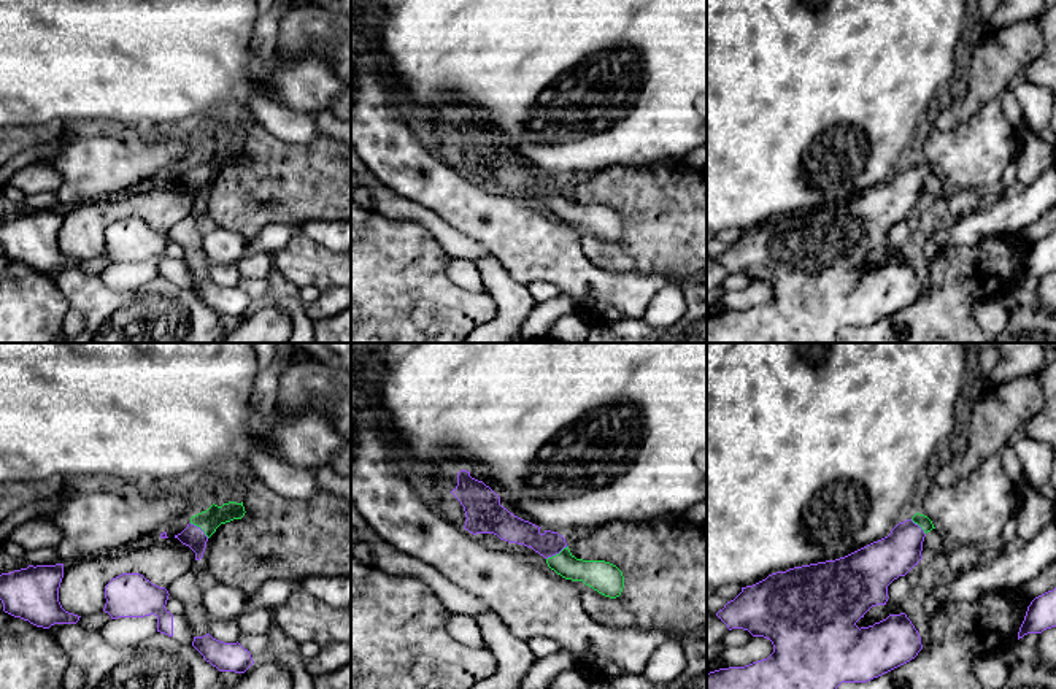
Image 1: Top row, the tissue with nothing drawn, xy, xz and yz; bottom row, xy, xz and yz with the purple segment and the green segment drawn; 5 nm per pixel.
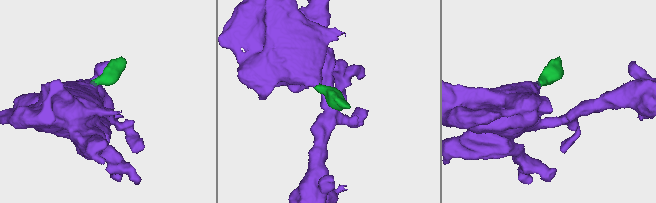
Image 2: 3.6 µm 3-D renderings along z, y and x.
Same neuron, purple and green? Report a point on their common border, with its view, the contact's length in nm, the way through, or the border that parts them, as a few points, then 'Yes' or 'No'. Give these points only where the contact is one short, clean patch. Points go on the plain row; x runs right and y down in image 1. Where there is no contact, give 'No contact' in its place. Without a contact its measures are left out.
Touches purple at xz (556, 197). Shared border 130 nm. Path across: xz (513, 173), (526, 177), (556, 197), (572, 213), (599, 219). Yes

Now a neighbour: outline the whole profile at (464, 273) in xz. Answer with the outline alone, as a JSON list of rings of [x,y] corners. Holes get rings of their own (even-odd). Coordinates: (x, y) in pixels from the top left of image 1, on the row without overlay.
[[[449,257],[446,276],[459,287],[473,294],[488,294],[481,273],[475,262]]]

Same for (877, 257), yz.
[[[888,243],[884,249],[877,249],[872,251],[858,267],[856,270],[861,271],[869,271],[873,270],[875,267],[880,267],[886,264],[889,259],[900,259],[904,257],[902,248]]]

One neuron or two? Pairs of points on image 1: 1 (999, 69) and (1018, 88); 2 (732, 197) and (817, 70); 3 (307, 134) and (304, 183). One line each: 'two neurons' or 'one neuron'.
1: two neurons
2: one neuron
3: two neurons

